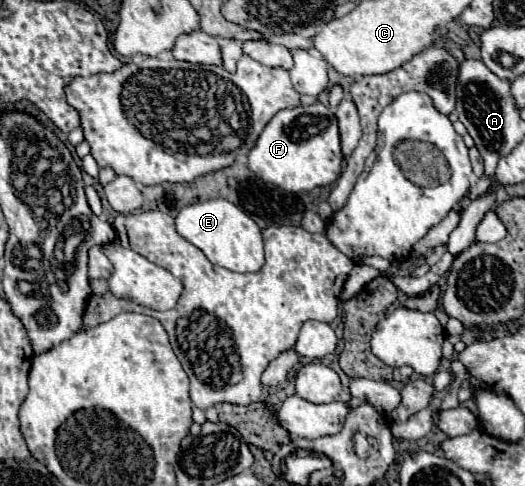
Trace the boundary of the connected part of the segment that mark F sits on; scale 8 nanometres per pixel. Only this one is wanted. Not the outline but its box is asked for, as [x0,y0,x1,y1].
[247,104,343,192]

